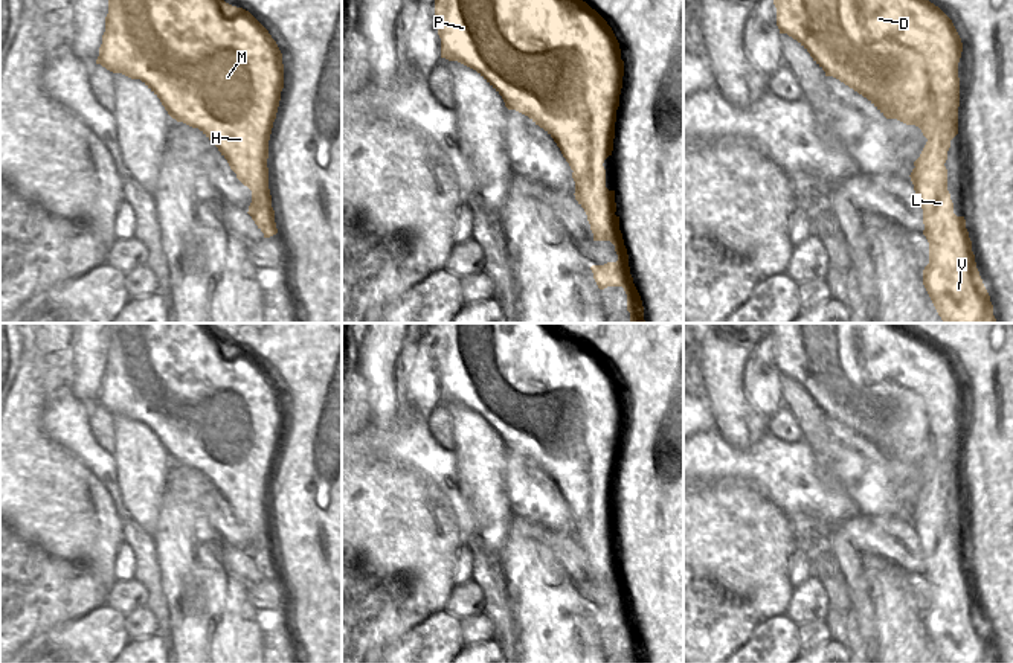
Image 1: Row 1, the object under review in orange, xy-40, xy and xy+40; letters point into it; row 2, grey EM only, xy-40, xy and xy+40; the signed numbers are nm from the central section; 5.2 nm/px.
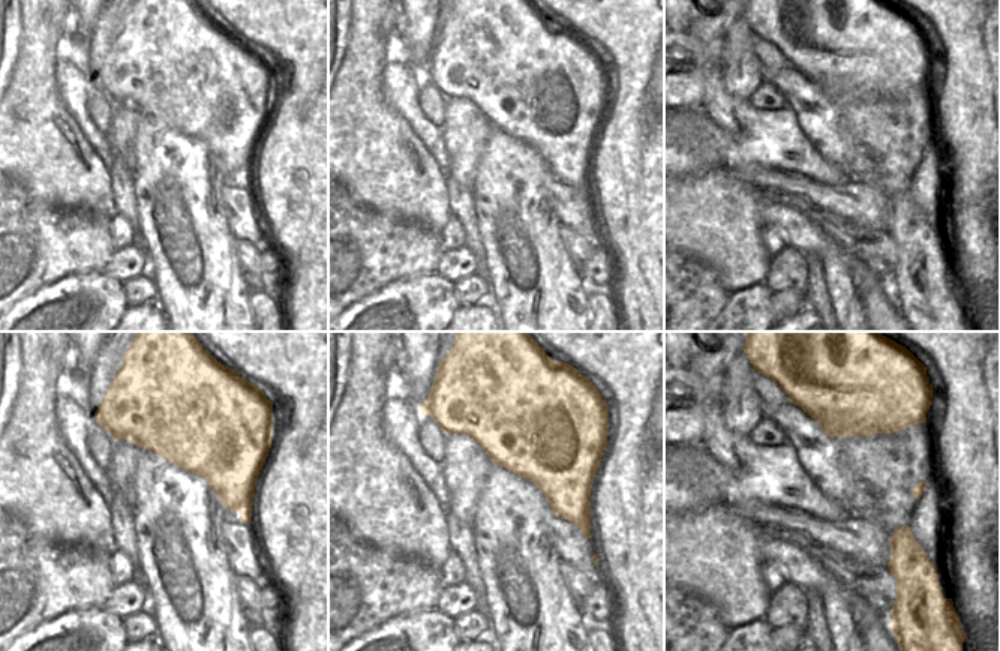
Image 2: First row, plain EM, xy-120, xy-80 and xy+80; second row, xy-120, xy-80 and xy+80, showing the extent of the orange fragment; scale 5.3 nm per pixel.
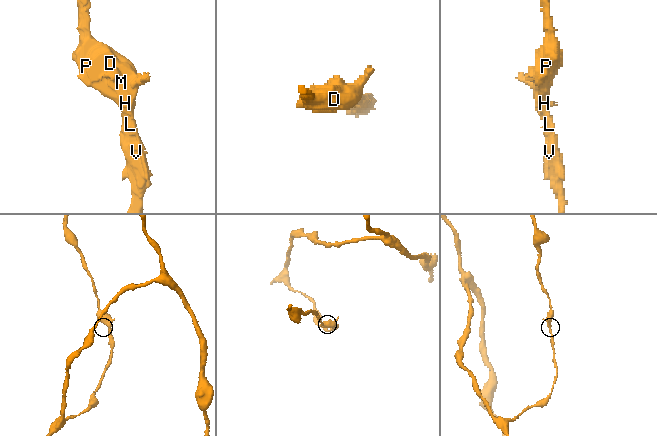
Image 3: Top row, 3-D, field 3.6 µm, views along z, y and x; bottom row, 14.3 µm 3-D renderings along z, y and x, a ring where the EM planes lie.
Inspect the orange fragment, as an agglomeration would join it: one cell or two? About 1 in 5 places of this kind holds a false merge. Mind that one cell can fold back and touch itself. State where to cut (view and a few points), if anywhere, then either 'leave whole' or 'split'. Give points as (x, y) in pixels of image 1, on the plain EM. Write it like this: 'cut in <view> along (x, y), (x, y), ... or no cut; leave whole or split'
no cut; leave whole

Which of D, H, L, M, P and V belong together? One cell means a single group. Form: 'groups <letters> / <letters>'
groups D H L M P V

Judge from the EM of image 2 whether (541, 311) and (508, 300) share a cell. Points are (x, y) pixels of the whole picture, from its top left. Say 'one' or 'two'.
one

